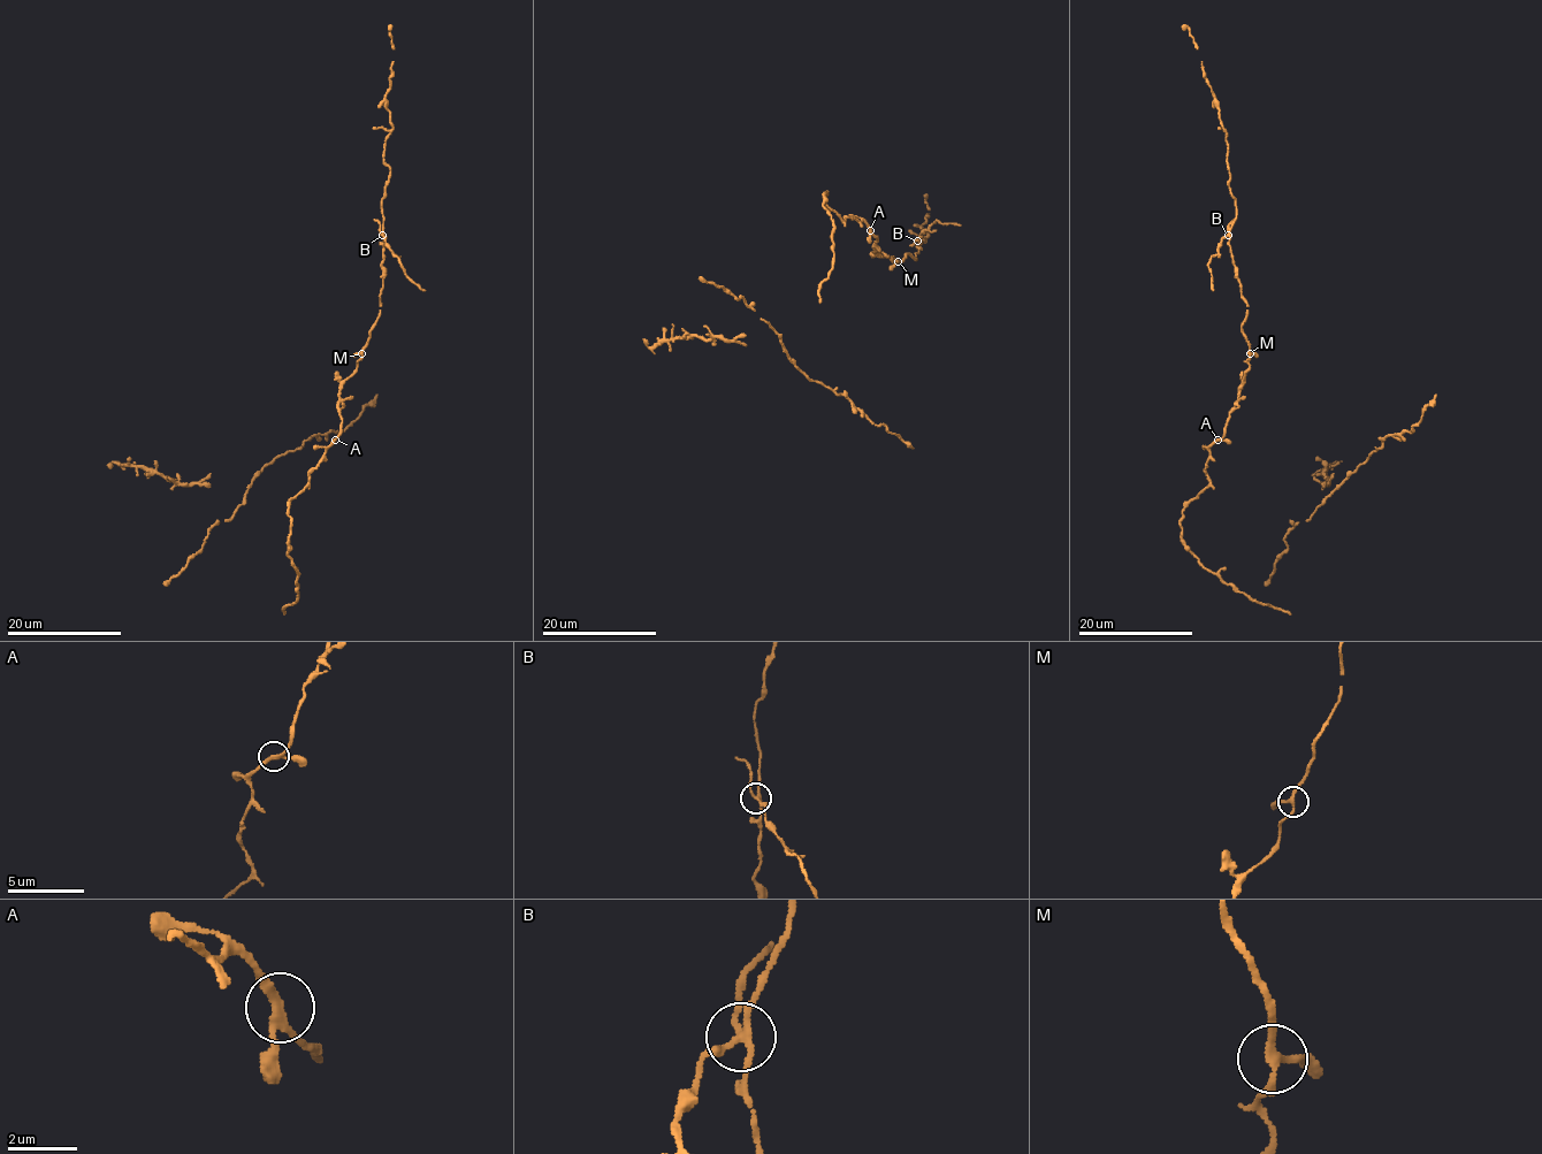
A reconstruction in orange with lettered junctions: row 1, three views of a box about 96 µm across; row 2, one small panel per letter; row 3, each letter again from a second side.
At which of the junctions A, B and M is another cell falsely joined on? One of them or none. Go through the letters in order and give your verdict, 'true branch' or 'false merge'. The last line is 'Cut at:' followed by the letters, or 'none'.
A: true branch
B: false merge
M: true branch
Cut at: B

